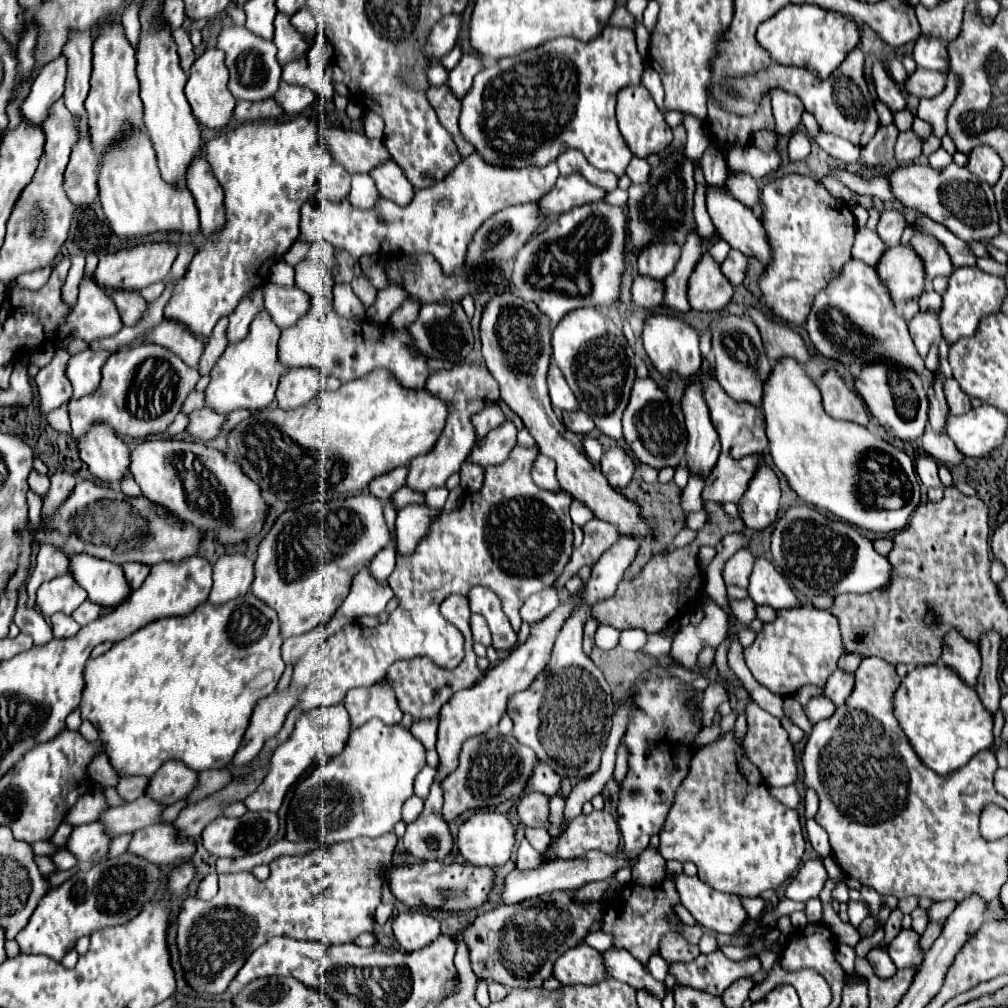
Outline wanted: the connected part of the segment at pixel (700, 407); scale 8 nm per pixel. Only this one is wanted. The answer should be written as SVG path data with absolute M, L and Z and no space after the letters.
M693 381L691 387L685 391L683 413L689 433L687 451L685 451L687 469L691 475L707 477L713 465L717 463L721 447L719 447L719 437L709 419L709 409L701 395L699 381Z

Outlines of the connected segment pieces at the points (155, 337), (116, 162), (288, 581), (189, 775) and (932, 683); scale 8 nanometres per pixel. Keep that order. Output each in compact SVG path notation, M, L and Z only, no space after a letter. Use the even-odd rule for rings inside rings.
M163 319L161 325L157 325L145 335L145 341L167 347L177 357L181 357L187 365L193 365L195 369L199 369L199 361L201 361L205 343L203 339L195 337L189 329L185 329L181 323Z
M129 129L129 133L125 133L125 141L101 157L97 187L99 201L111 223L111 229L121 237L135 237L151 231L193 233L199 229L199 215L193 195L187 187L177 189L177 185L169 185L161 179L157 157L145 131L135 133L135 129Z
M359 493L347 499L333 499L327 503L315 501L297 509L289 509L275 519L273 527L267 531L257 547L255 579L251 585L251 593L277 611L283 639L305 635L321 623L331 621L335 611L349 595L353 575L361 567L369 565L375 553L387 545L391 545L391 533L383 519L383 503L373 495Z
M167 761L161 765L161 769L151 777L147 795L161 803L175 803L179 799L185 799L197 783L197 771L189 769L187 765L181 765L181 761Z
M919 665L901 681L895 693L895 715L919 759L939 775L963 767L975 753L993 745L993 713L981 705L975 689L969 689L947 665Z

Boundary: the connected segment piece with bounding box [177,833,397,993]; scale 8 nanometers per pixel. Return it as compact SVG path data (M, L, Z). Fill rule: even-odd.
M357 837L347 843L323 847L307 855L281 855L271 861L271 875L267 881L257 881L251 873L221 873L219 893L211 901L187 899L179 913L177 943L181 951L181 965L187 983L199 993L223 993L243 961L267 939L285 935L305 941L321 941L325 945L349 943L361 933L371 933L375 927L375 909L379 907L381 875L375 869L392 865L397 837Z

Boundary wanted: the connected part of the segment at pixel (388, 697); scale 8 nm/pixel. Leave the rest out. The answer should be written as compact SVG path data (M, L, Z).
M381 683L351 689L343 703L349 711L353 727L359 727L373 717L379 717L387 725L399 723L403 717L401 709L397 709L397 697L393 697L393 689Z

